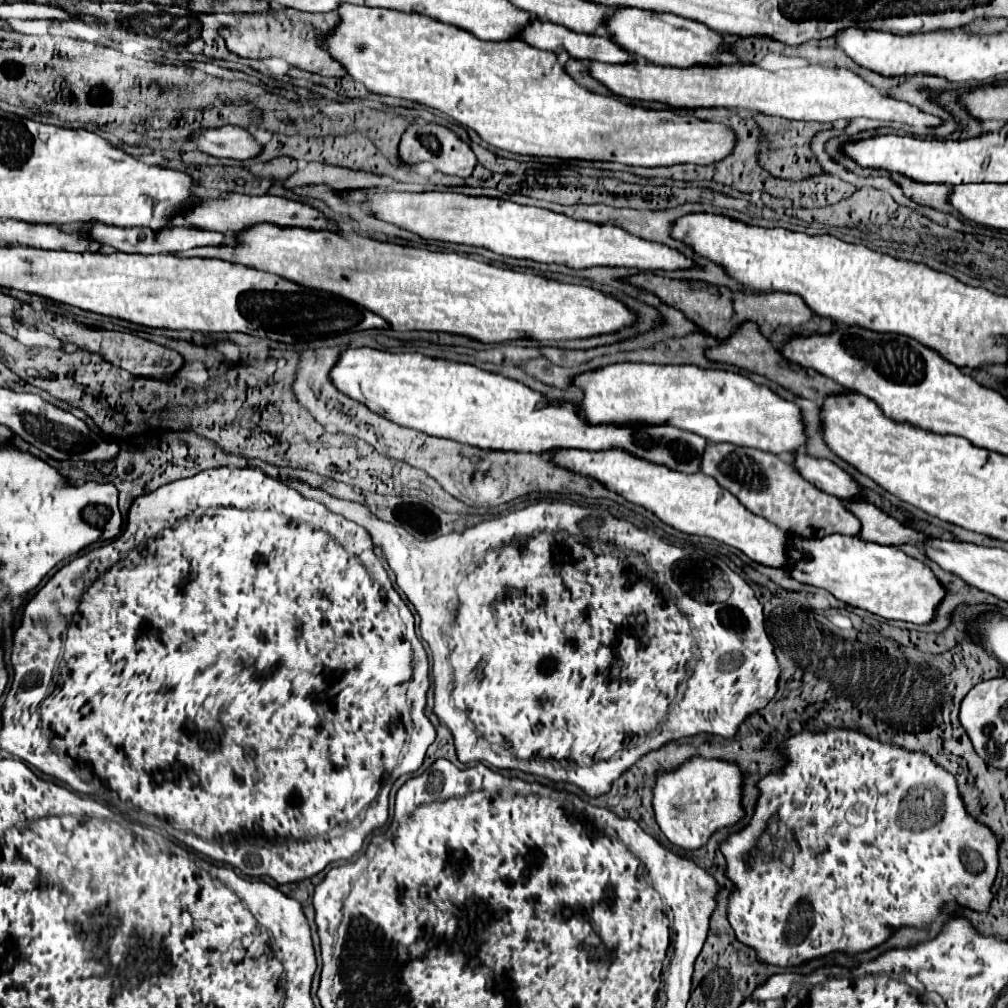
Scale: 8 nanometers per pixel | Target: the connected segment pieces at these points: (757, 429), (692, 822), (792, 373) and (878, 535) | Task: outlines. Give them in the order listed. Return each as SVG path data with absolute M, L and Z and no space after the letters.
M617 363L605 369L583 373L575 379L575 387L585 391L581 413L593 425L603 423L651 423L673 425L705 437L709 443L733 443L739 447L755 447L767 453L795 453L807 445L801 407L785 401L765 385L753 383L749 377L721 369L699 369L695 365L649 365L649 363Z
M695 757L683 763L677 771L659 773L655 783L653 809L663 835L681 849L699 849L711 833L729 827L743 817L741 809L741 773L735 763Z
M743 323L729 339L727 343L715 347L715 349L709 349L707 351L707 357L713 359L713 361L719 361L719 363L729 363L729 365L737 365L741 369L747 369L751 373L757 373L757 375L763 375L779 385L783 385L785 389L789 389L791 393L803 397L803 399L811 399L811 401L823 401L823 397L829 397L829 395L835 395L835 393L851 393L847 391L845 387L841 387L839 383L835 383L833 379L827 379L825 375L819 375L817 371L813 369L805 369L797 363L791 363L789 359L783 357L783 353L773 347L759 331L759 325L755 323Z
M853 501L843 505L859 517L861 539L865 541L873 541L879 545L913 545L913 547L923 547L927 541L927 535L899 523L897 519L889 517L871 503Z

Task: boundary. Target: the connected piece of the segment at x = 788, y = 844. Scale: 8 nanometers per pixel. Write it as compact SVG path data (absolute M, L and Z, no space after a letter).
M855 729L803 731L783 741L783 747L783 769L779 773L769 773L769 777L763 777L757 783L759 799L749 825L745 825L737 833L727 835L719 843L719 849L727 861L725 877L729 877L729 881L733 883L733 891L729 895L727 905L727 919L735 931L737 941L755 949L761 963L777 967L797 967L801 963L831 953L865 953L885 943L891 937L891 933L901 927L927 929L947 903L957 903L977 913L987 911L987 905L991 905L993 901L991 885L999 869L999 841L995 833L987 829L987 825L979 823L967 813L955 777L941 765L937 765L927 753L907 751L895 743L883 743L873 737L867 737L865 733L859 733Z

